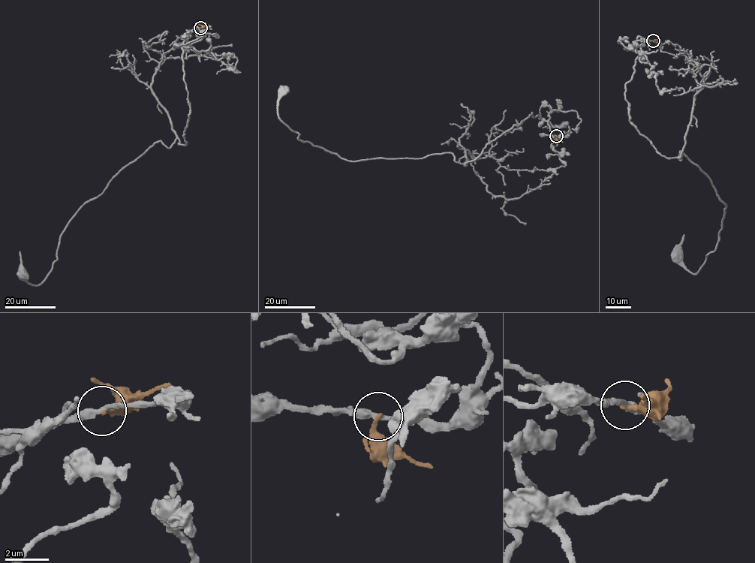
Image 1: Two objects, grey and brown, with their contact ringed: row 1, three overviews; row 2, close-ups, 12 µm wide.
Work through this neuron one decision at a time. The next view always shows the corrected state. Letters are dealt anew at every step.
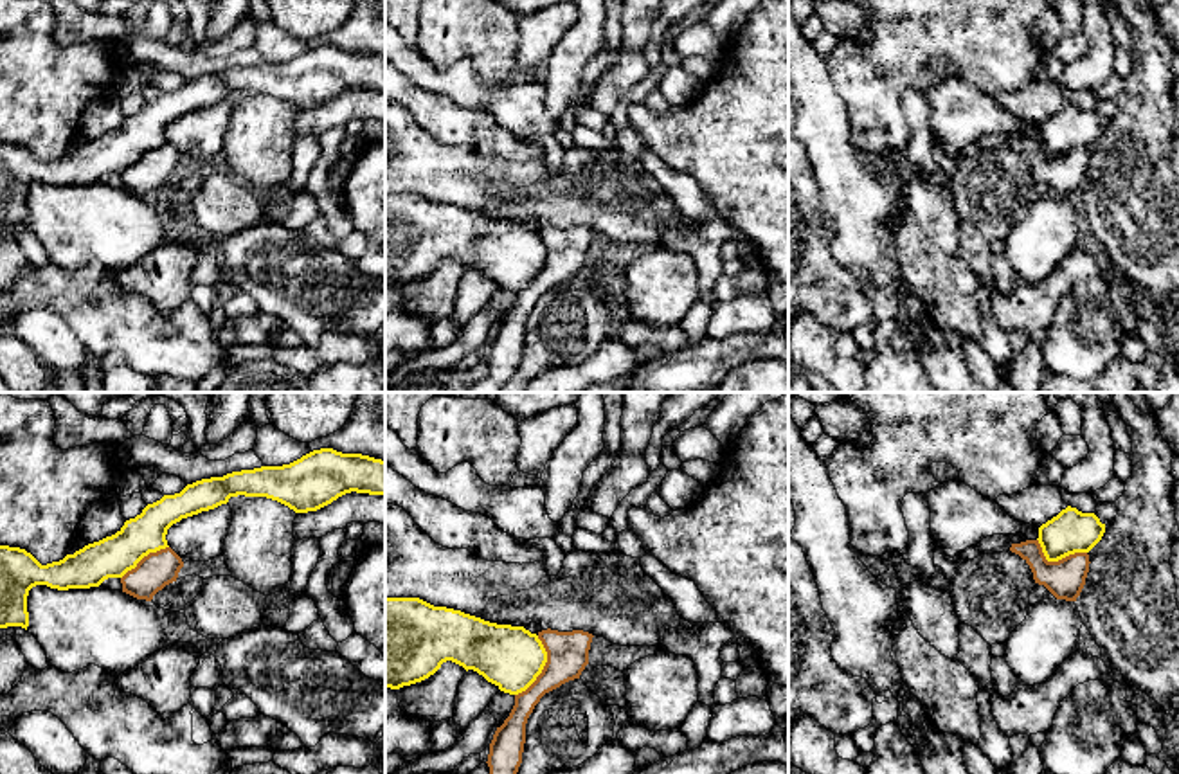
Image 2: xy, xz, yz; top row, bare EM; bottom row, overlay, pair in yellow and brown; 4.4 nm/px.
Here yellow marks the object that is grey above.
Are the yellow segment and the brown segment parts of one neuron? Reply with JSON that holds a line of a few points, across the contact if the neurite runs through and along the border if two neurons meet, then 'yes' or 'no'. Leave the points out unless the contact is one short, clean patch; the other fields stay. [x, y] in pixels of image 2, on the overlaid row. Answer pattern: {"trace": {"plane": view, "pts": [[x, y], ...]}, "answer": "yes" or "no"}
{"trace": {"plane": "xz", "pts": [[539, 636], [546, 652], [546, 665], [515, 695]]}, "answer": "no"}

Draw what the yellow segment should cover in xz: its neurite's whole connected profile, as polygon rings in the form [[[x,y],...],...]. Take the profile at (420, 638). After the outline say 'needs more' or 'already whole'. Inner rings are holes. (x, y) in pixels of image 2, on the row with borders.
[[[385,598],[385,688],[421,682],[446,661],[518,695],[542,673],[547,652],[524,626],[490,623],[419,598]]] | already whole

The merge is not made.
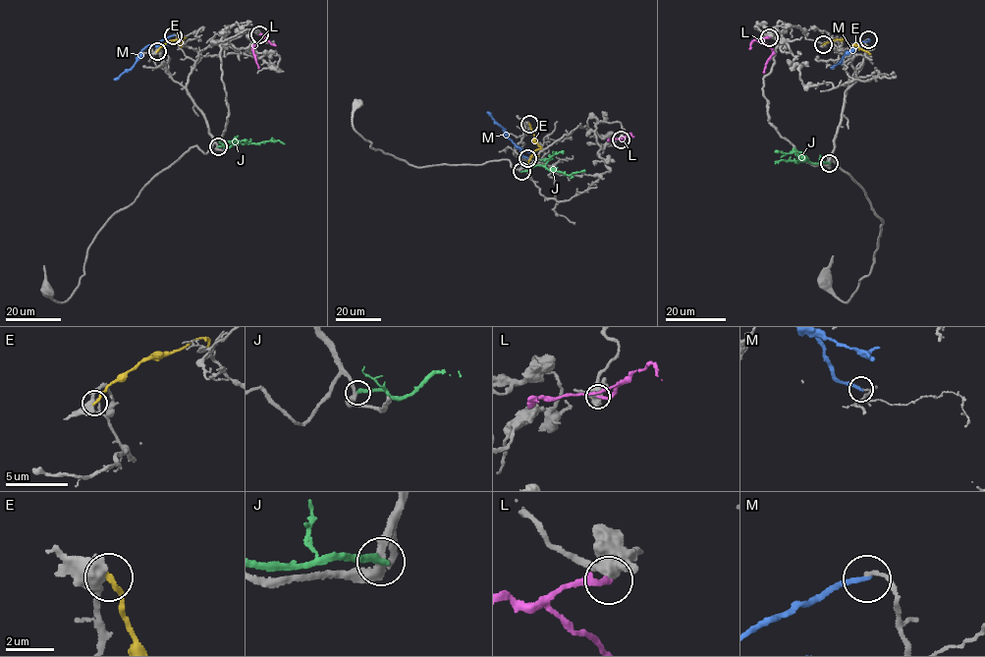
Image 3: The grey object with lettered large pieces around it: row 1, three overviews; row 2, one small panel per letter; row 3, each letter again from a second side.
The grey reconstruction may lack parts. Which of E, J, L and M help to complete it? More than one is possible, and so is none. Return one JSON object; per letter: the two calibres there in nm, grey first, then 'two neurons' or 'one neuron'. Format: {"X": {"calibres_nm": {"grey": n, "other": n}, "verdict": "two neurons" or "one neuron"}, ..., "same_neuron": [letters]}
{"E": {"calibres_nm": {"grey": 480, "other": 200}, "verdict": "two neurons"}, "J": {"calibres_nm": {"grey": 360, "other": 280}, "verdict": "two neurons"}, "L": {"calibres_nm": {"grey": 360, "other": 200}, "verdict": "two neurons"}, "M": {"calibres_nm": {"grey": 160, "other": 240}, "verdict": "two neurons"}, "same_neuron": []}

